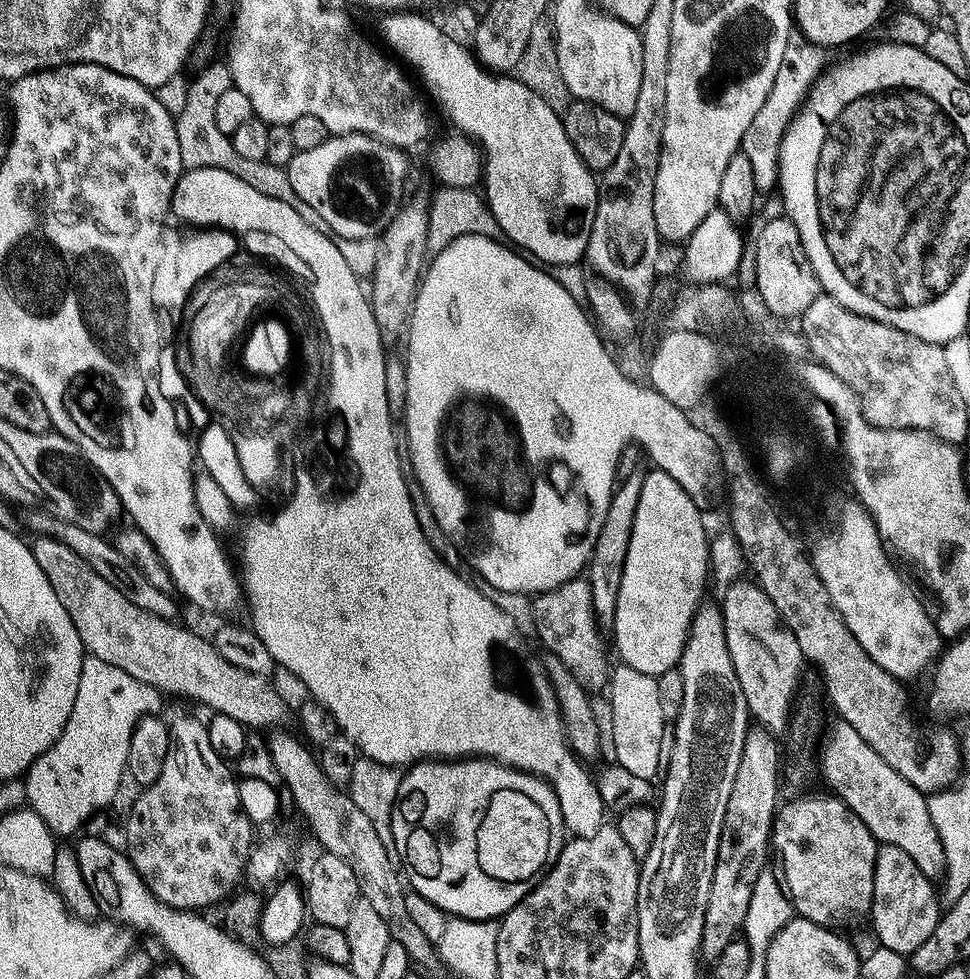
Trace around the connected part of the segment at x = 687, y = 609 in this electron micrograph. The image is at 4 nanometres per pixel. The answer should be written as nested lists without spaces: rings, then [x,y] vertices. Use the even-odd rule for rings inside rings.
[[[663,470],[647,473],[642,482],[642,494],[638,498],[638,514],[634,514],[634,530],[630,534],[630,550],[626,554],[626,566],[622,570],[622,586],[618,590],[618,606],[616,607],[616,617],[612,623],[611,631],[616,632],[616,652],[620,655],[619,659],[623,663],[634,666],[634,670],[642,670],[642,674],[650,674],[657,678],[663,677],[663,672],[668,672],[677,667],[680,663],[680,655],[684,653],[684,643],[688,637],[688,627],[692,625],[692,619],[697,608],[700,607],[704,596],[704,583],[706,585],[710,580],[710,567],[708,558],[708,542],[704,533],[703,518],[701,509],[694,506],[694,502],[686,494],[686,490],[682,490],[682,486],[678,486],[678,482],[674,482],[674,478],[670,478],[670,474]]]

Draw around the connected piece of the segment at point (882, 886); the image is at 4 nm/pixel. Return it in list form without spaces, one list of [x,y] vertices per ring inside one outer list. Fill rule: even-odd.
[[[890,844],[883,845],[877,851],[870,917],[872,928],[880,939],[879,947],[894,950],[905,958],[911,957],[912,952],[918,950],[930,934],[934,934],[934,926],[938,926],[942,915],[940,904],[942,900],[937,885],[915,865],[910,854]]]

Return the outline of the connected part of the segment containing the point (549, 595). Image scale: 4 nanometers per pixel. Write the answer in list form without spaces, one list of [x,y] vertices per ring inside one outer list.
[[[577,578],[568,580],[565,584],[559,584],[552,592],[541,592],[535,597],[532,604],[532,620],[536,623],[536,636],[545,644],[547,651],[561,660],[563,666],[570,670],[571,674],[578,680],[583,688],[593,690],[609,683],[610,663],[604,657],[604,640],[602,629],[596,622],[594,614],[594,602],[590,598],[590,586],[587,579]]]

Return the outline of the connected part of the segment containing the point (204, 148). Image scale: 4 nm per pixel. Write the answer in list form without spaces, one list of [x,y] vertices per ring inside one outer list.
[[[224,62],[202,69],[193,78],[192,85],[189,86],[188,93],[184,96],[184,105],[181,106],[180,113],[177,111],[174,116],[178,134],[178,151],[182,153],[185,169],[217,168],[226,170],[230,174],[234,174],[234,178],[242,178],[242,182],[254,186],[254,190],[258,190],[258,194],[266,194],[266,198],[278,198],[278,202],[286,202],[286,206],[294,206],[294,210],[298,210],[301,218],[310,226],[314,226],[314,230],[328,232],[326,222],[322,222],[322,218],[314,210],[314,206],[302,202],[302,198],[298,198],[298,194],[294,194],[285,169],[274,166],[268,160],[251,161],[242,158],[234,150],[232,138],[222,134],[222,130],[218,130],[214,119],[216,103],[218,103],[219,96],[226,94],[226,90],[230,90],[233,86],[232,72]]]

